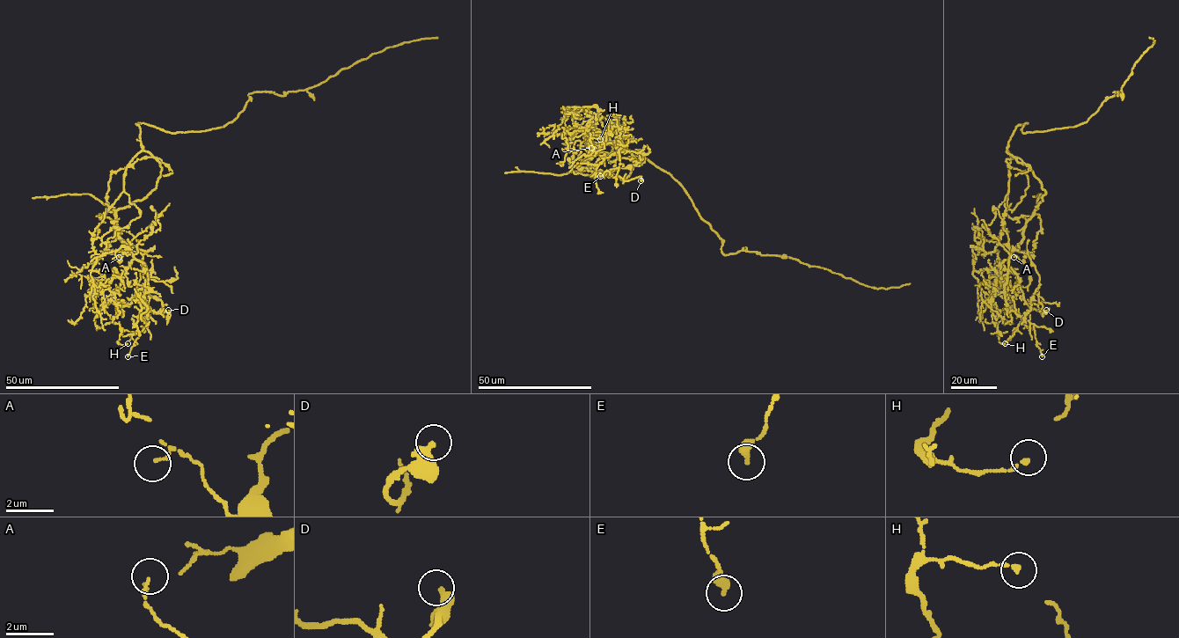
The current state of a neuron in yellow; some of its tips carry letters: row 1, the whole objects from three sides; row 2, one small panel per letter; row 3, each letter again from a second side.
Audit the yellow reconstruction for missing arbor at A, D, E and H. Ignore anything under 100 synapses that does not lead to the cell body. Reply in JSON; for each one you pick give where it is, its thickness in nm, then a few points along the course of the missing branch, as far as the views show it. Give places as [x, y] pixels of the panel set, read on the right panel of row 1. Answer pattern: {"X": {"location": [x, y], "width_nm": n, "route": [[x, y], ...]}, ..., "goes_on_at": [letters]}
{"goes_on_at": []}

